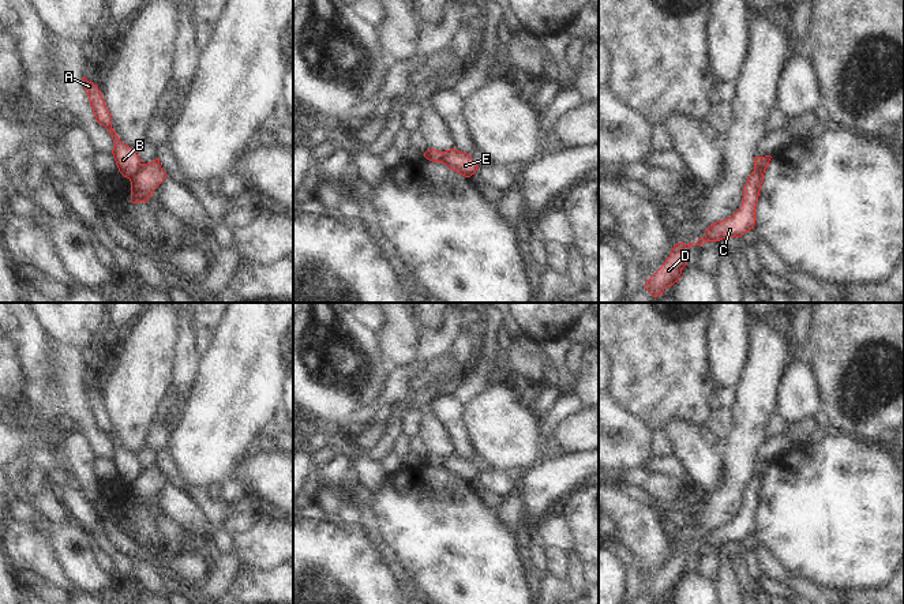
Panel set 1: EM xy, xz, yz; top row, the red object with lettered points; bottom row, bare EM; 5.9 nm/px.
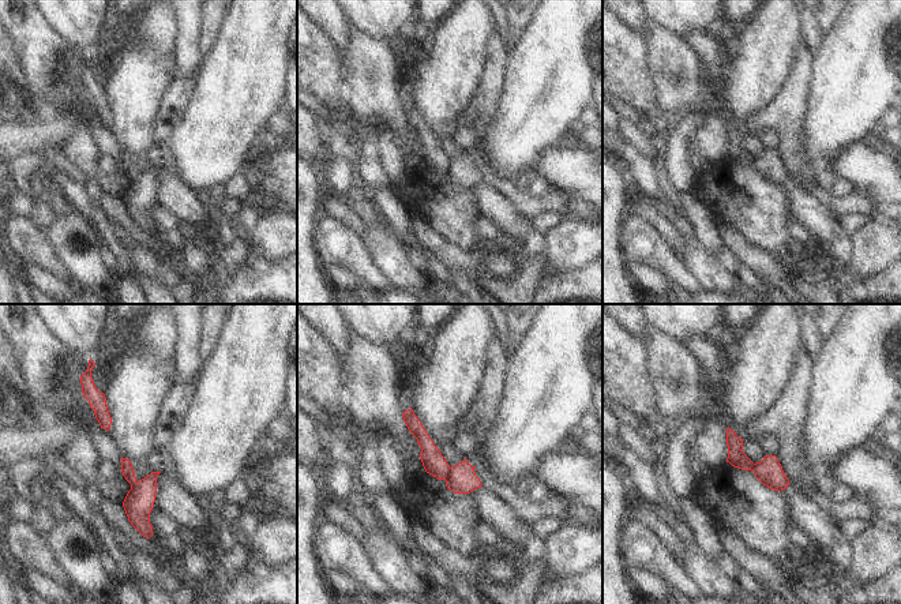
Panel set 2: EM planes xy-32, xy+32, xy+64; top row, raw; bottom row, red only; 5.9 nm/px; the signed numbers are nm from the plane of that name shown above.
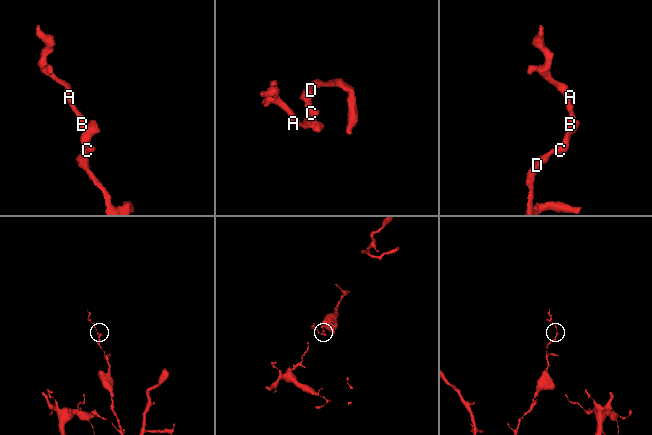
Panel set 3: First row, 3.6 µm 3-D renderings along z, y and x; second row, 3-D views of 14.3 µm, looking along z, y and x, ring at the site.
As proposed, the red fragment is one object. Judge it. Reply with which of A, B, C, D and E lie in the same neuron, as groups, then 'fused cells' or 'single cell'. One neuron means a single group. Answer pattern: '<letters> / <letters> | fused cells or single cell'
A B / C D E | fused cells

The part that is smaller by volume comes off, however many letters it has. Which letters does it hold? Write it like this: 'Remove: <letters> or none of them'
Remove: A, B

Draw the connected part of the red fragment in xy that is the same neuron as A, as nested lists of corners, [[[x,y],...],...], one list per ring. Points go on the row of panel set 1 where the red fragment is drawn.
[[[85,76],[82,78],[82,80],[85,83],[85,91],[89,97],[90,106],[93,109],[97,123],[104,125],[113,139],[112,154],[116,161],[116,165],[119,168],[119,172],[124,177],[131,179],[140,168],[140,160],[139,160],[136,151],[134,149],[128,147],[127,145],[124,145],[119,139],[116,132],[113,131],[112,123],[110,123],[110,113],[108,112],[108,109],[105,106],[105,101],[102,98],[102,94],[100,93],[97,85],[89,82]]]

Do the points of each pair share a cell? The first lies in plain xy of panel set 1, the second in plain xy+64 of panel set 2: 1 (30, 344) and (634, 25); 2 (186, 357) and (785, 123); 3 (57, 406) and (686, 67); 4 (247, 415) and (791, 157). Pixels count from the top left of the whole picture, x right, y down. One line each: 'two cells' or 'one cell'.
1: one cell
2: one cell
3: one cell
4: two cells

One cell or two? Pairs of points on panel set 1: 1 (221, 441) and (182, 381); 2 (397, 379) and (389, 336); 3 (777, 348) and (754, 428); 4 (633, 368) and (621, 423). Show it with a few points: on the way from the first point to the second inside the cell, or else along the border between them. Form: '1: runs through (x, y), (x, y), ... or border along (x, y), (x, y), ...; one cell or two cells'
1: border along (198, 361), (192, 387), (186, 394); two cells
2: border along (416, 344), (413, 357), (398, 368), (393, 368); two cells
3: runs through (765, 368), (757, 390), (754, 408); one cell
4: border along (612, 398), (649, 428); two cells

